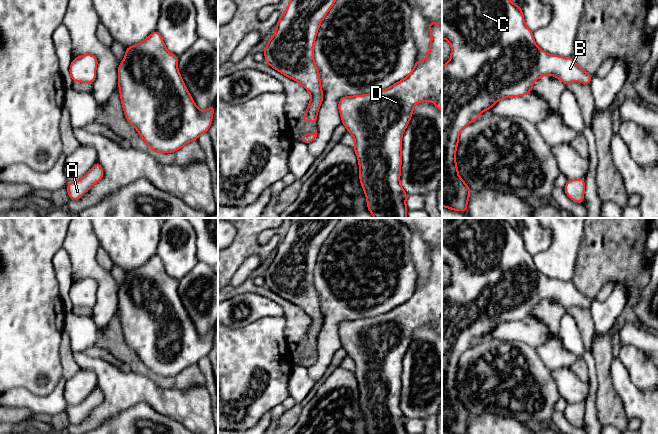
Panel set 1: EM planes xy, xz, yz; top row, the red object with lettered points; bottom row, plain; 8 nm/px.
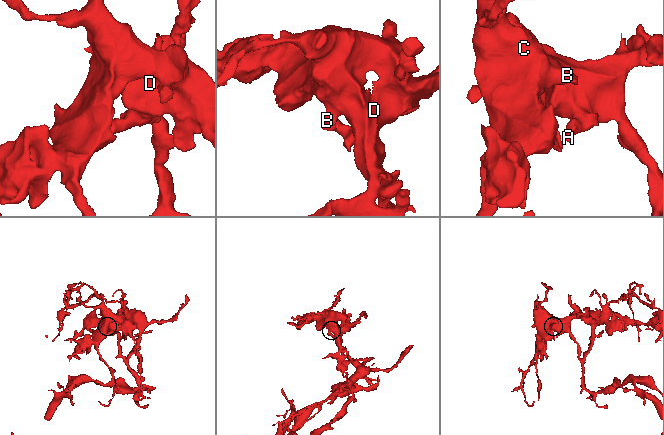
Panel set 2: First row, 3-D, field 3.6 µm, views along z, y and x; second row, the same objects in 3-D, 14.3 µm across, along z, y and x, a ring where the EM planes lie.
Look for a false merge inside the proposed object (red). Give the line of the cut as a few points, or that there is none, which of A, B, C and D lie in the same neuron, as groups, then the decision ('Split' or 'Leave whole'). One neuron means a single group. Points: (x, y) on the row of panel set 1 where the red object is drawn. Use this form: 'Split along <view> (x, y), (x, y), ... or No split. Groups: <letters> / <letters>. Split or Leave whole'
No split. Groups: A B C D. Leave whole

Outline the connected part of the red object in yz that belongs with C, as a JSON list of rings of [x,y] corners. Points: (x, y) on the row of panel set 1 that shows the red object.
[[[442,0],[442,39],[449,41],[451,45],[450,60],[445,65],[442,65],[442,207],[454,211],[467,212],[471,190],[465,181],[460,178],[456,164],[456,149],[462,129],[473,121],[480,119],[481,117],[478,115],[491,109],[499,100],[529,94],[532,92],[533,84],[543,75],[553,75],[565,85],[573,81],[590,85],[593,75],[581,69],[573,57],[562,57],[541,50],[534,41],[533,32],[527,27],[524,21],[522,9],[517,4],[513,4],[511,0]]]

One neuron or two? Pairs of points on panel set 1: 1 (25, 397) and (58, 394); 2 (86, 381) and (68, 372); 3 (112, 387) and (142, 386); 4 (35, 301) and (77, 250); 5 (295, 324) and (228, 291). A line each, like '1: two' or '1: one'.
1: one
2: two
3: one
4: two
5: one

